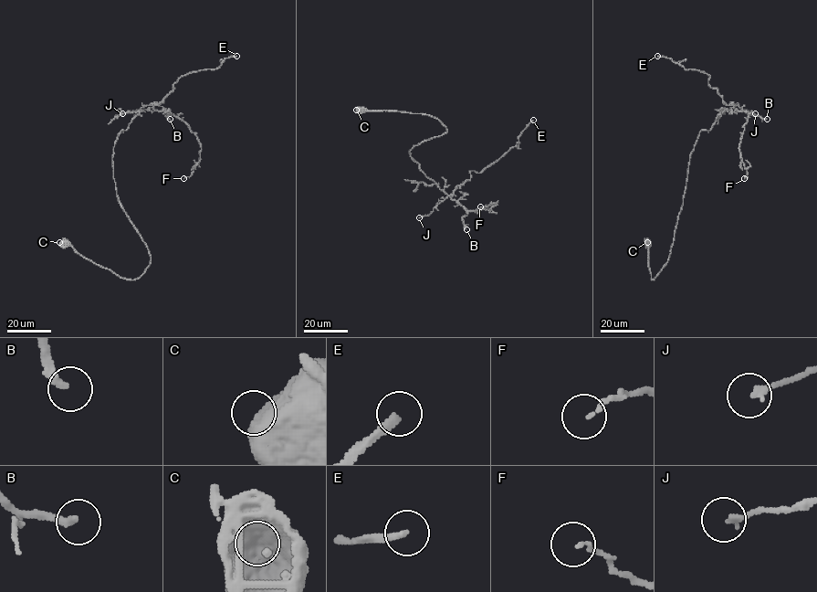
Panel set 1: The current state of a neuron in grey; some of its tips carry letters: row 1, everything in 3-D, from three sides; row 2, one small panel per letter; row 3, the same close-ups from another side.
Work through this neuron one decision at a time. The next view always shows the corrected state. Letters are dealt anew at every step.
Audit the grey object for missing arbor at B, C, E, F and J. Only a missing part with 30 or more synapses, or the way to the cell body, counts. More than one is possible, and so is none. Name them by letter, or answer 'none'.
B, E

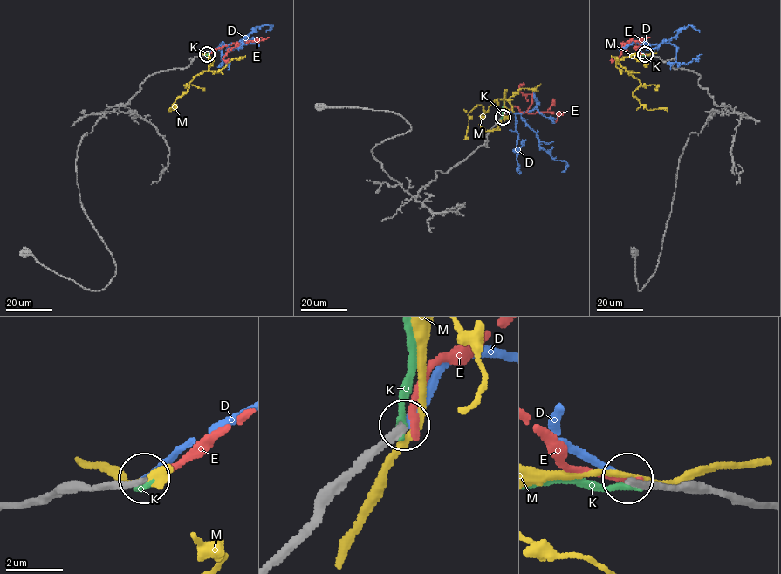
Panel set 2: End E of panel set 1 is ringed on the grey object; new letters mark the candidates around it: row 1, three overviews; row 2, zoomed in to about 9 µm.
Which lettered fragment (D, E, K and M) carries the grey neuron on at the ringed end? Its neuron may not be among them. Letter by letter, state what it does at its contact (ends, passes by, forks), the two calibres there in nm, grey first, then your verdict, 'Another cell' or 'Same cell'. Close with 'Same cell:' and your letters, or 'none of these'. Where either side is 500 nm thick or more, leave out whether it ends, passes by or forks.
D: It ends there. Thickness 260 nm (grey) against 240 nm. Same cell
E: It ends there. Thickness 240 nm (grey) against 240 nm. Another cell
K: It ends there. Thickness 300 nm (grey) against 260 nm. Another cell
M: It passes by. Thickness 280 nm (grey) against 200 nm. Another cell
Same cell: D

